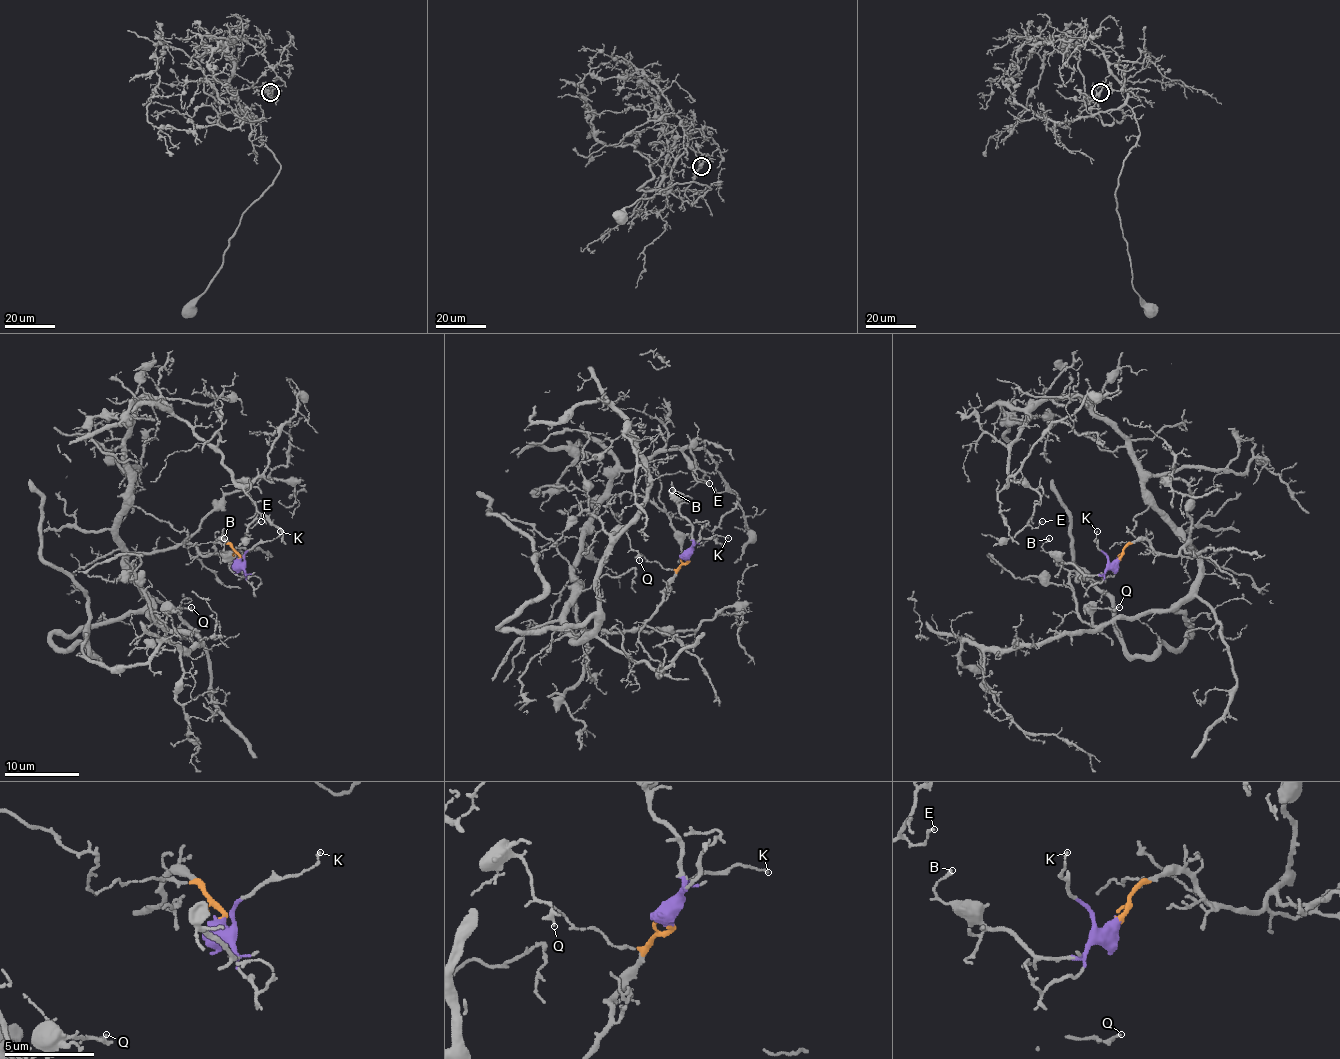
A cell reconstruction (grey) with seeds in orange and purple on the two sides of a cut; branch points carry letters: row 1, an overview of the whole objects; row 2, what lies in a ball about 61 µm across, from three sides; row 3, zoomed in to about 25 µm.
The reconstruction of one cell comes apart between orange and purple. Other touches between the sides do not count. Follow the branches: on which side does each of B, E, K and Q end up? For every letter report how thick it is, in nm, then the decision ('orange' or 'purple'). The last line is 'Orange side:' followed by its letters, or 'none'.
B: 170 nm thick; purple
E: 120 nm thick; orange
K: 110 nm thick; purple
Q: 220 nm thick; orange
Orange side: E, Q

